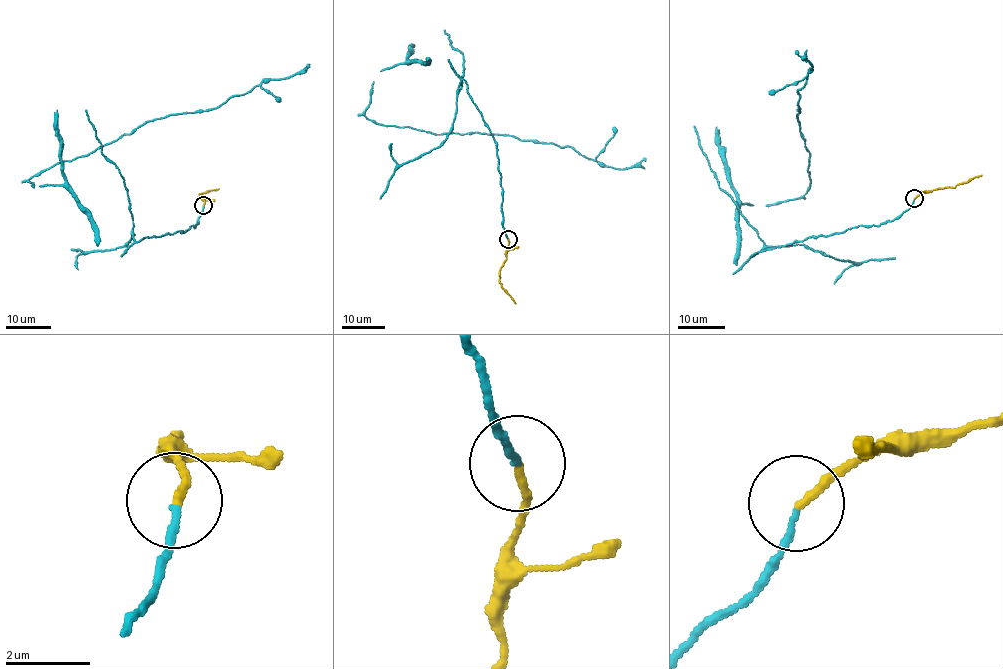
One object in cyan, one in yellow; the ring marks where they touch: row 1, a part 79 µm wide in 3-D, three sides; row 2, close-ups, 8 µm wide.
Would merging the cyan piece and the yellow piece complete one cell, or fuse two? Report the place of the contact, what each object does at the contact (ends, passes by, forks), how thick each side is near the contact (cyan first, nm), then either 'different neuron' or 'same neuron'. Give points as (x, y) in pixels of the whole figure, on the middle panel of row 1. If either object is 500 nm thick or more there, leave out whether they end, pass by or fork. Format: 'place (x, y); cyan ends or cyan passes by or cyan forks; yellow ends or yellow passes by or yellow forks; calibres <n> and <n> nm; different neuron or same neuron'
place (508, 239); cyan ends; yellow ends; calibres 160 and 190 nm; same neuron

